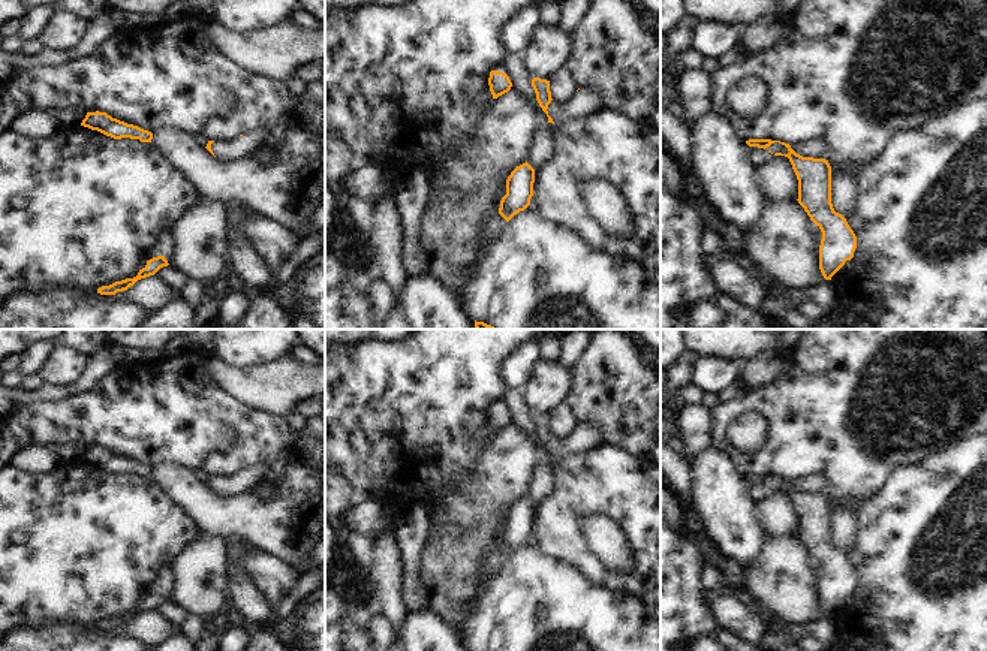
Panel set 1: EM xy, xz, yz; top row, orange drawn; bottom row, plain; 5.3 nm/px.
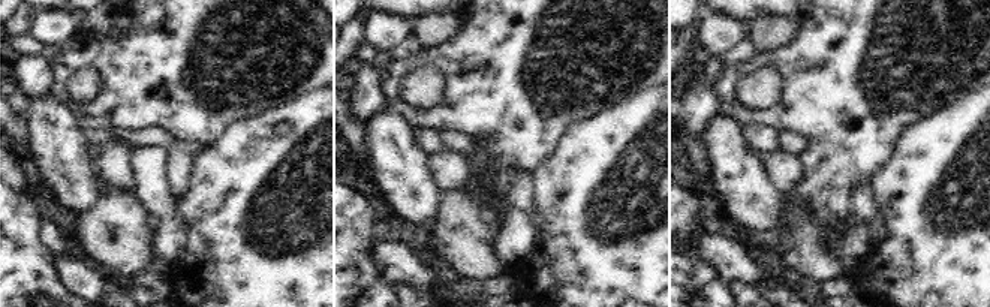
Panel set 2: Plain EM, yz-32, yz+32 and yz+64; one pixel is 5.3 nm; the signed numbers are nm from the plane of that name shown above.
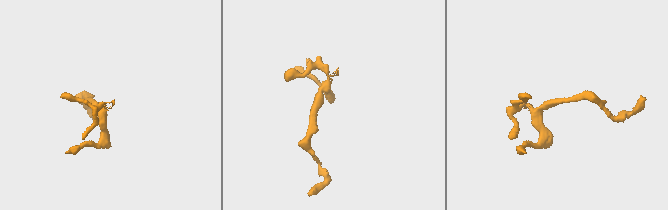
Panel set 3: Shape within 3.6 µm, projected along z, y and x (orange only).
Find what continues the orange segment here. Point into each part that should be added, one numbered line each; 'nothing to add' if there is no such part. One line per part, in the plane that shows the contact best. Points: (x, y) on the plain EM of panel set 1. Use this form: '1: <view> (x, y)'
1: yz (776, 482)

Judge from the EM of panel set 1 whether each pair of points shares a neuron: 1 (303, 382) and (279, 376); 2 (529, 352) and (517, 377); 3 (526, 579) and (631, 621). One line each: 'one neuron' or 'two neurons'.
1: one neuron
2: one neuron
3: one neuron

